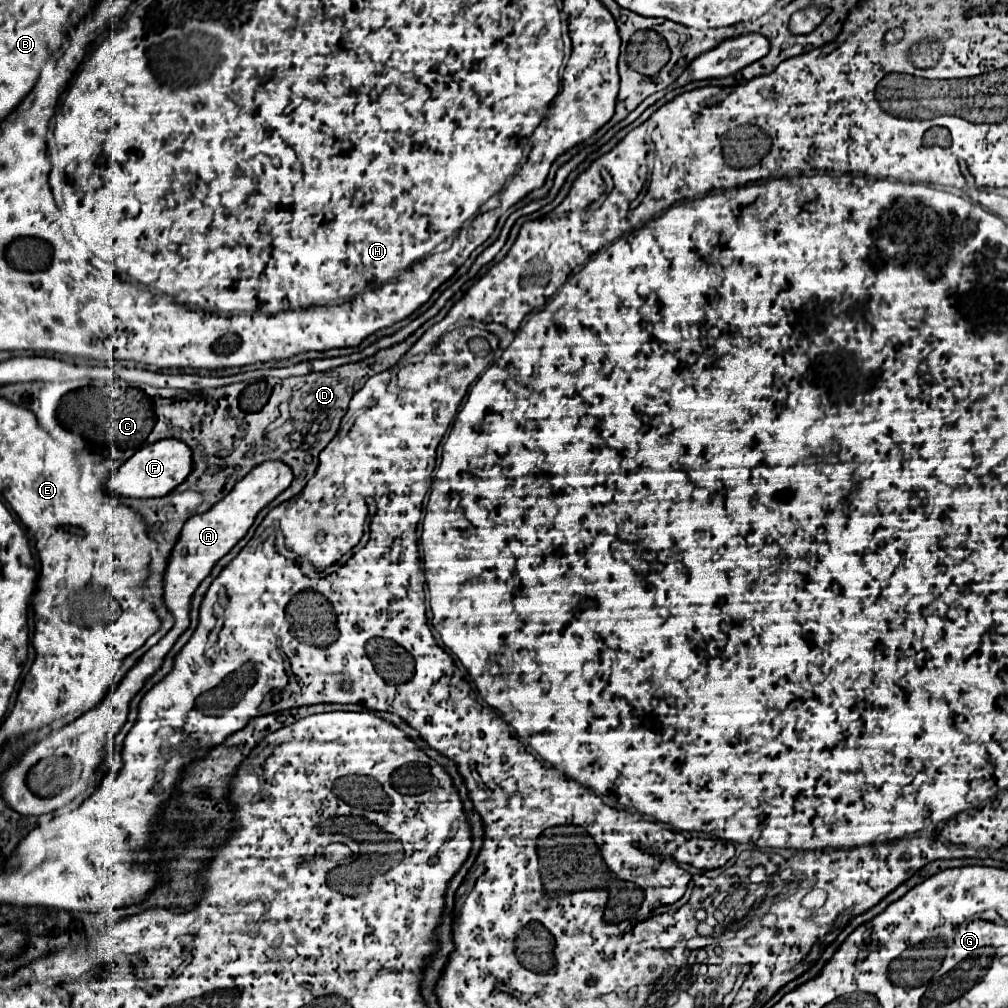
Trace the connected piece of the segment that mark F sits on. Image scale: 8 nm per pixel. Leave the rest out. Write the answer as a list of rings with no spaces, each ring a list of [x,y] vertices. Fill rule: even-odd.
[[[166,438],[154,444],[140,448],[132,458],[128,458],[106,482],[106,490],[128,496],[128,498],[160,498],[172,492],[192,470],[192,452],[190,448],[176,440]]]

